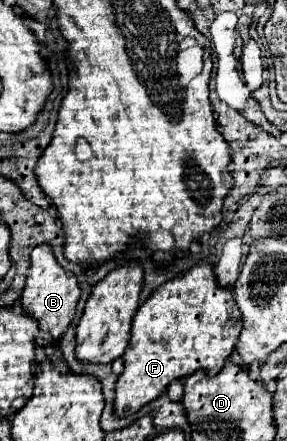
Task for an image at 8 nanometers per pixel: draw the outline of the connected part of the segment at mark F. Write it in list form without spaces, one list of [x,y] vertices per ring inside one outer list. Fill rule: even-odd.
[[[198,263],[190,271],[178,275],[176,279],[164,283],[158,291],[154,291],[146,303],[136,311],[132,319],[132,337],[126,347],[124,371],[116,383],[116,397],[114,397],[114,413],[118,417],[132,415],[140,411],[146,403],[158,399],[172,381],[188,377],[196,371],[206,371],[206,375],[214,377],[226,365],[228,357],[232,355],[240,333],[240,319],[236,305],[232,303],[232,291],[222,289],[216,283],[214,269],[208,263]]]

